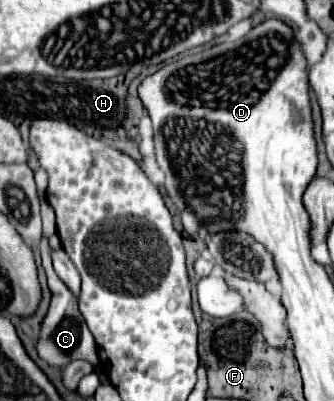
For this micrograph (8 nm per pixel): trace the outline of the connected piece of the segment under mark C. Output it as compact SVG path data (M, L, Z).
M42 241L40 243L40 253L42 253L42 265L46 269L46 277L48 277L48 287L50 287L50 293L52 293L52 301L50 301L50 307L48 307L48 313L42 321L42 329L40 329L40 335L38 335L38 341L36 341L36 353L42 361L46 361L50 367L66 367L70 361L76 361L76 359L82 359L82 361L88 361L92 367L98 367L98 355L96 355L96 345L94 345L94 337L92 333L88 331L88 325L78 309L78 299L68 293L66 285L58 279L58 275L54 273L52 269L52 257L50 257L50 251L48 251L48 243Z

